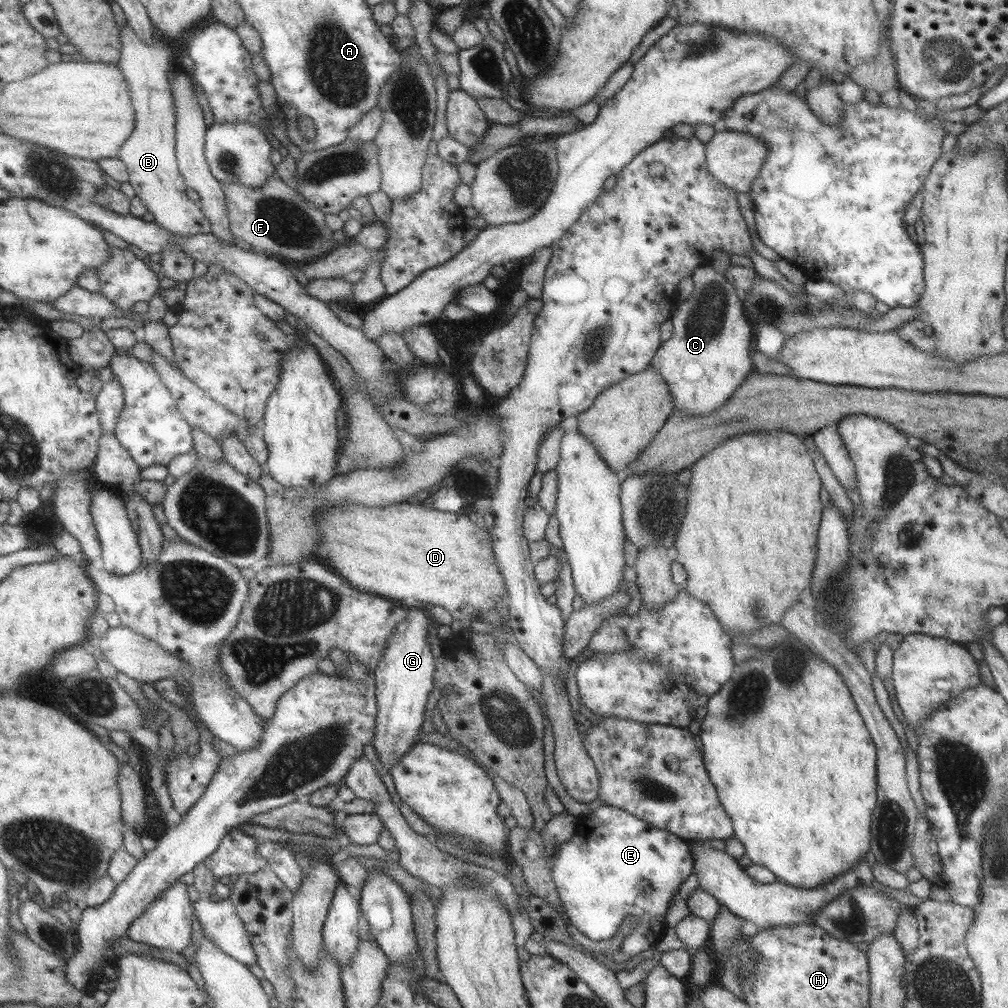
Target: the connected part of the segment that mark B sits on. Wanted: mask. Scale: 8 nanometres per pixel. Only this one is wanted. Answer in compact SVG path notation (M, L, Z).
M128 26L123 27L119 33L122 50L118 66L122 75L130 86L130 99L132 100L133 112L136 113L136 124L128 140L120 146L117 158L121 159L128 170L128 182L132 186L137 198L145 205L145 208L152 214L153 222L172 232L174 236L193 236L194 234L207 234L210 232L209 221L203 216L199 207L185 193L186 184L179 174L175 156L175 123L176 113L173 106L172 92L168 79L169 52L171 48L162 39L155 40L152 44L145 44Z

